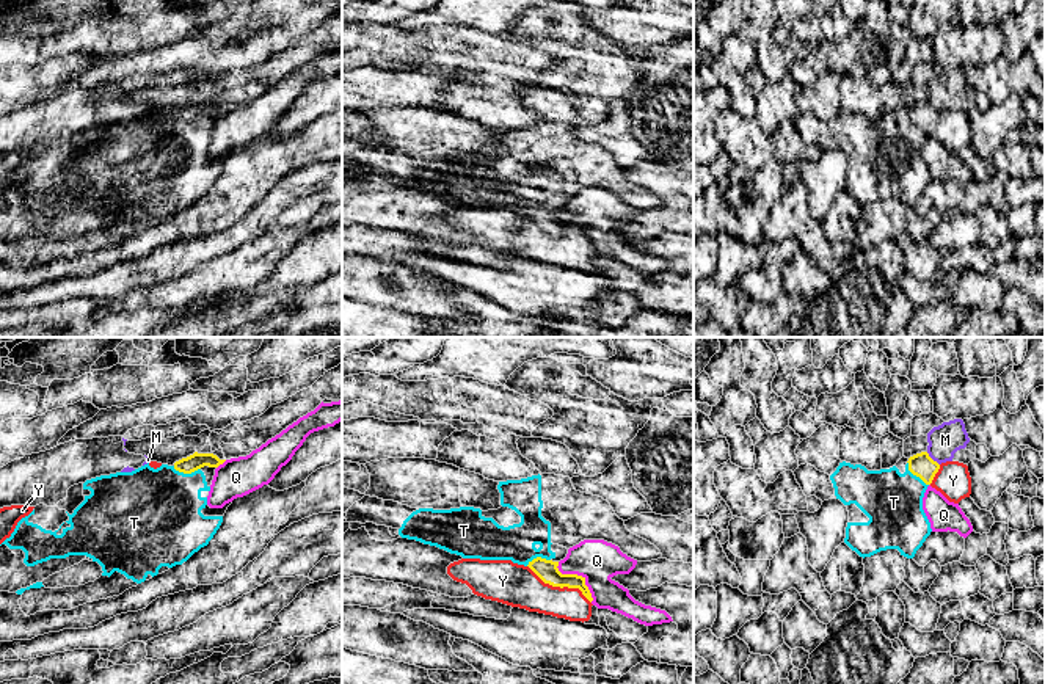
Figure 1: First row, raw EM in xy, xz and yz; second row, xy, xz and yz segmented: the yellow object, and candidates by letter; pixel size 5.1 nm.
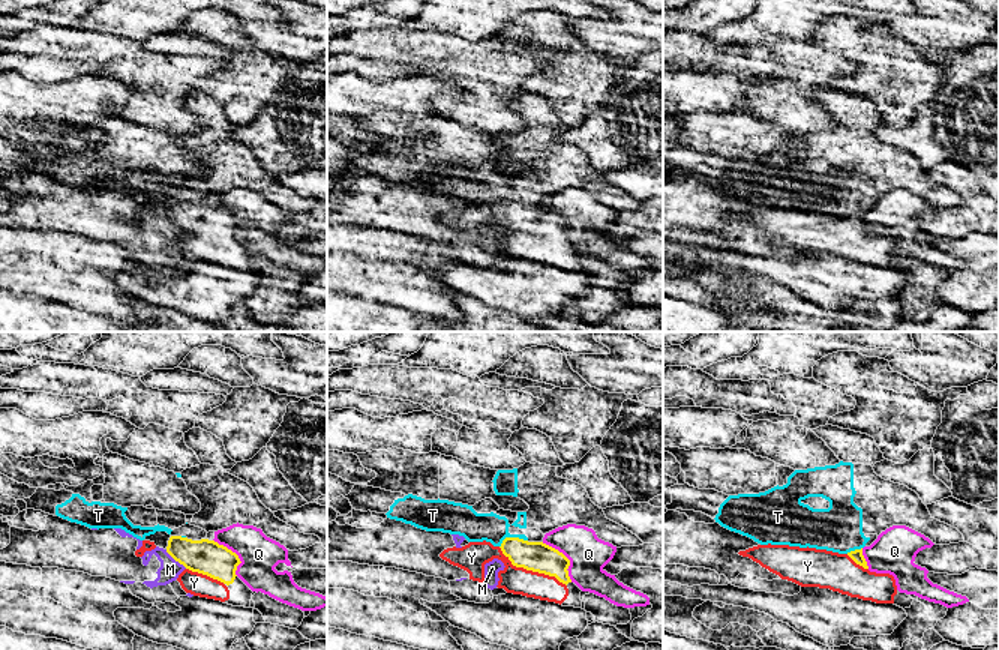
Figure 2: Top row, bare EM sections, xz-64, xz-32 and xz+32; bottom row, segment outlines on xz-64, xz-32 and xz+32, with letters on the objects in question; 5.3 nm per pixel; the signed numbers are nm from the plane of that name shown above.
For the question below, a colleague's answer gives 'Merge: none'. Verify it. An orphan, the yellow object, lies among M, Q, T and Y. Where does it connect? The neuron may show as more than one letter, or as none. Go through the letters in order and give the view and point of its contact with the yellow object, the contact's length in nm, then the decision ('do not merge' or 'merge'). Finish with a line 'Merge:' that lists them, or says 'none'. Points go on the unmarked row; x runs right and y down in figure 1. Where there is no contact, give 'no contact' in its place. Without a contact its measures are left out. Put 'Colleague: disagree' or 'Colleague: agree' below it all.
M: meets yellow in yz at (931, 107); contact 100 nm long; do not merge
Q: meets yellow in xz at (579, 225); contact 280 nm long; do not merge
T: meets yellow in xy at (187, 121); contact 140 nm long; do not merge
Y: meets yellow in xz at (560, 236); contact 380 nm long; merge
Merge: Y
Colleague: disagree

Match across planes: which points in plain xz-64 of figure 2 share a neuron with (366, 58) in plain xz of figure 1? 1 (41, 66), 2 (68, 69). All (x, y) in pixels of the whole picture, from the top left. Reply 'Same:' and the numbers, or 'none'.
Same: 1, 2

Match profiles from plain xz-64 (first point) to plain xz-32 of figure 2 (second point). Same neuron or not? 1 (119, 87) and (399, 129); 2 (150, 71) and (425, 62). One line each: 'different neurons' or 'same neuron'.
1: different neurons
2: same neuron

